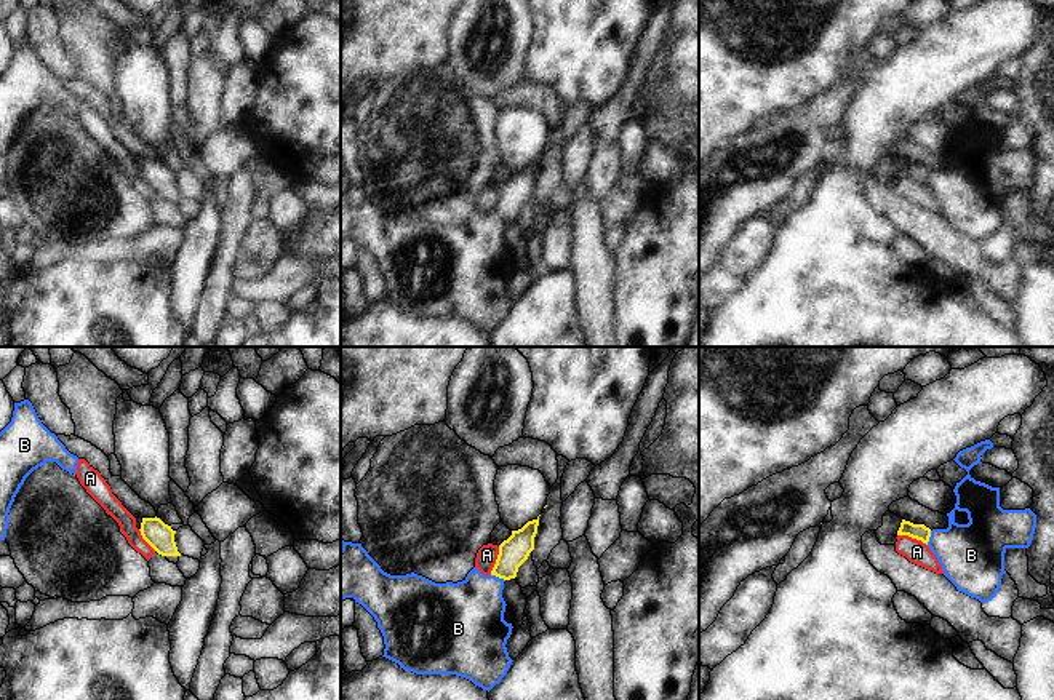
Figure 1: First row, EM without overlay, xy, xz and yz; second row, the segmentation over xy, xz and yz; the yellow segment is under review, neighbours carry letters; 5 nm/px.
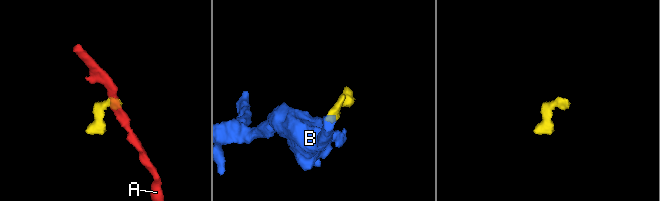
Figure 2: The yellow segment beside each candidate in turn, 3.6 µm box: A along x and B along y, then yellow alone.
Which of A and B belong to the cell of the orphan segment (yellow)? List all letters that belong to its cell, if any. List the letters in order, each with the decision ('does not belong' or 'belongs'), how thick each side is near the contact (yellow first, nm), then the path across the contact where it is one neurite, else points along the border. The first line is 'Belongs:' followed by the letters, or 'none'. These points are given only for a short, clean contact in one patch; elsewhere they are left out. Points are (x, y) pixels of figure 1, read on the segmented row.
Belongs: B
A: does not belong; calibres 80 and 120 nm; border yz (898, 534), (920, 539), (926, 545)
B: belongs; calibres 150 and 360 nm; way xz (514, 552), (498, 576), (469, 616)

